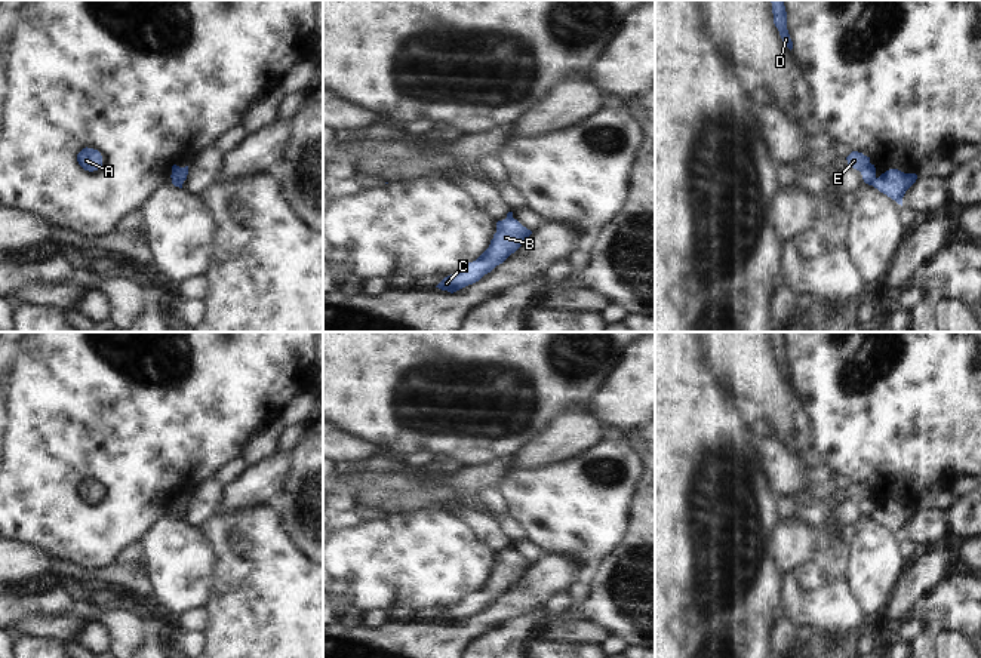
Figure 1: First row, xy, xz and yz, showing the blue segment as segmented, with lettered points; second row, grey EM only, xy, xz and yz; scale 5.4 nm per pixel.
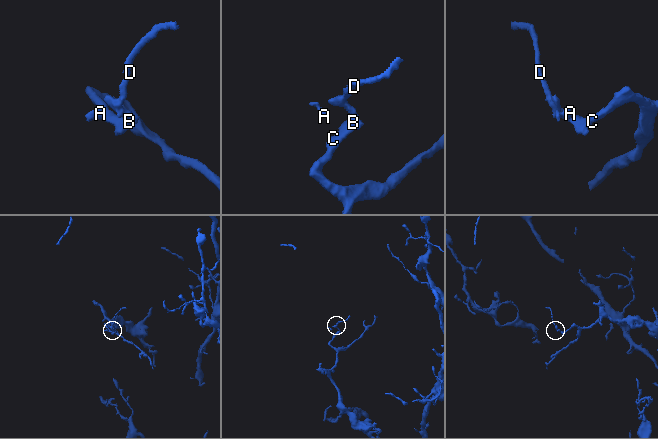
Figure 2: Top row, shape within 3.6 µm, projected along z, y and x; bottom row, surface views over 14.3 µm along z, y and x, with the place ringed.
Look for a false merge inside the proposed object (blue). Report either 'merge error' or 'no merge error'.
merge error

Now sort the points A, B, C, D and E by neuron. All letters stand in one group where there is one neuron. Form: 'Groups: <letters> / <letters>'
Groups: A D E / B C.

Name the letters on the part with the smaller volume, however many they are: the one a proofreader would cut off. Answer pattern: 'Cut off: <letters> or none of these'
Cut off: A, D, E.

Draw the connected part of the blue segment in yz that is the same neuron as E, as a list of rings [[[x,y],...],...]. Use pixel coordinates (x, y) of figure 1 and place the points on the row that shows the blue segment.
[[[852,151],[846,160],[849,166],[861,172],[865,184],[873,185],[876,181],[876,167],[870,163],[870,157],[862,153]]]

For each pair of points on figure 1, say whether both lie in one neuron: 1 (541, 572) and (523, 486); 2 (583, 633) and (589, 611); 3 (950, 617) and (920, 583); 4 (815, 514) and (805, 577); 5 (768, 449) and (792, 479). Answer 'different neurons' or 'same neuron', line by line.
1: different neurons
2: different neurons
3: different neurons
4: different neurons
5: same neuron

